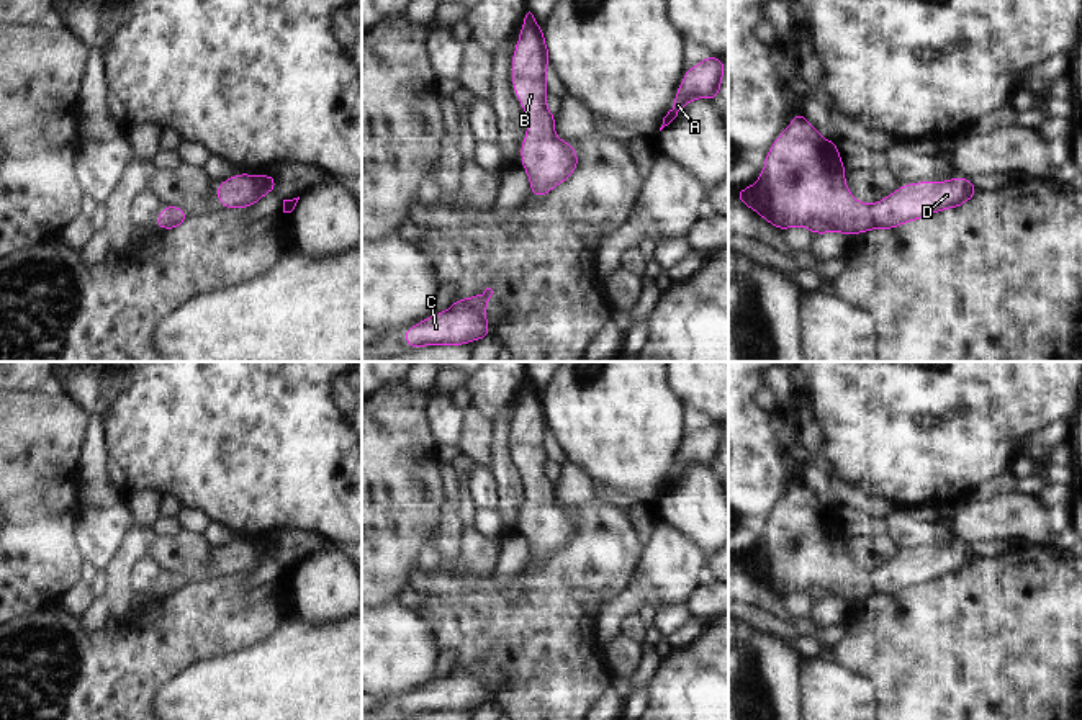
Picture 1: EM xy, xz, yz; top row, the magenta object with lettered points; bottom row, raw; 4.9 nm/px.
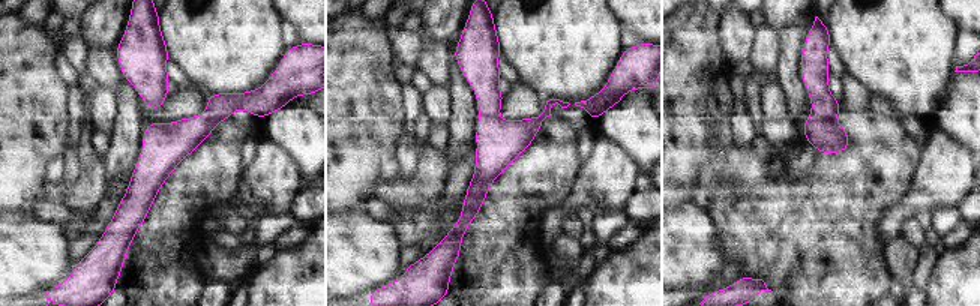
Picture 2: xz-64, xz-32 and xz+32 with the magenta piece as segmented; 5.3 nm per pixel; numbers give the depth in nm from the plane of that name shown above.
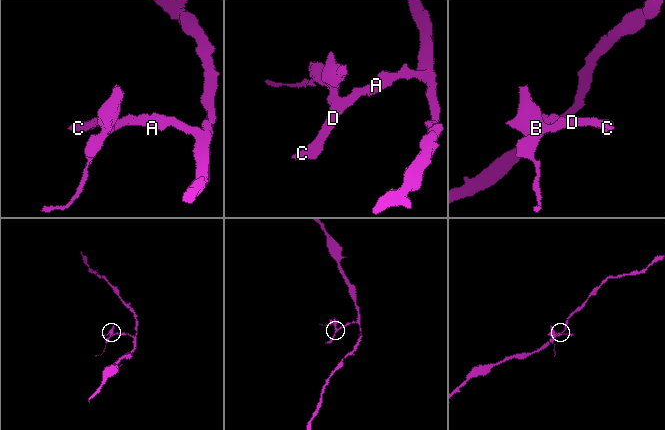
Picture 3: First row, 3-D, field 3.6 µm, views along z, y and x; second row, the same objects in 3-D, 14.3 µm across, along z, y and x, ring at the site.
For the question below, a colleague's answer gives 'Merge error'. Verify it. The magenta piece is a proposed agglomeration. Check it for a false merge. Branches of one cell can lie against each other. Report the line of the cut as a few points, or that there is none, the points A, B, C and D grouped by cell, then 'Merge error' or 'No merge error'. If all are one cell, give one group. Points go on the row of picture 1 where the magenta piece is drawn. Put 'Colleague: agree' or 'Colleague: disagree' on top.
Colleague: disagree
No split. Groups: A B C D. No merge error

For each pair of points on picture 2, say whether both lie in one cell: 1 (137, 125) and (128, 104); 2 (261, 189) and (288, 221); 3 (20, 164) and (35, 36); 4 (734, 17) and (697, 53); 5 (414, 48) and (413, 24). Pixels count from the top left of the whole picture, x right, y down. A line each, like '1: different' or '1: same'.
1: same
2: different
3: same
4: different
5: different

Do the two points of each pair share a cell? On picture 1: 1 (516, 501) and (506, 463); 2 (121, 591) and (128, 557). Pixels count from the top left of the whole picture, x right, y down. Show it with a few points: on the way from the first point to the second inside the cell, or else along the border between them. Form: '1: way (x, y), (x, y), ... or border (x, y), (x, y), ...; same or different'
1: way (513, 491), (509, 473); same
2: way (121, 583), (125, 565); same

